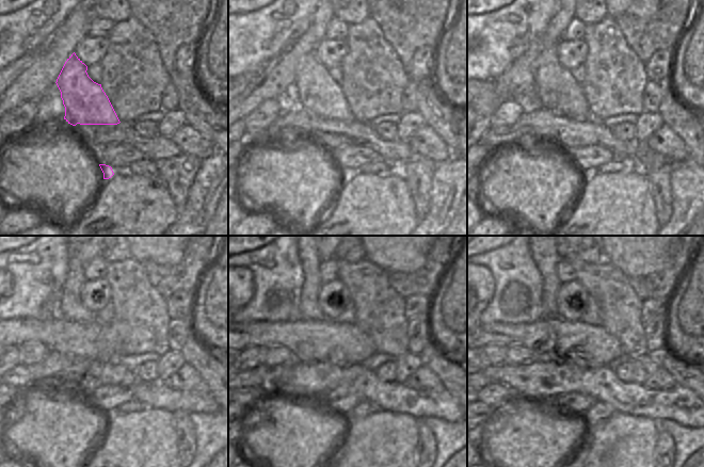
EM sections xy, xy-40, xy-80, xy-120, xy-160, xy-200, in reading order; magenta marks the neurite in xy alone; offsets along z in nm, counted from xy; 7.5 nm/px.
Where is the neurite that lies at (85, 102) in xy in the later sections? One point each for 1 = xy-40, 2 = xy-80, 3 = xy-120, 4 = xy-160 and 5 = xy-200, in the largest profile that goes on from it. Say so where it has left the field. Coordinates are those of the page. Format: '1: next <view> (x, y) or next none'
1: next xy-40 (319, 93)
2: next xy-80 (559, 93)
3: next xy-120 (70, 307)
4: next xy-160 (309, 308)
5: next xy-200 (545, 257)

